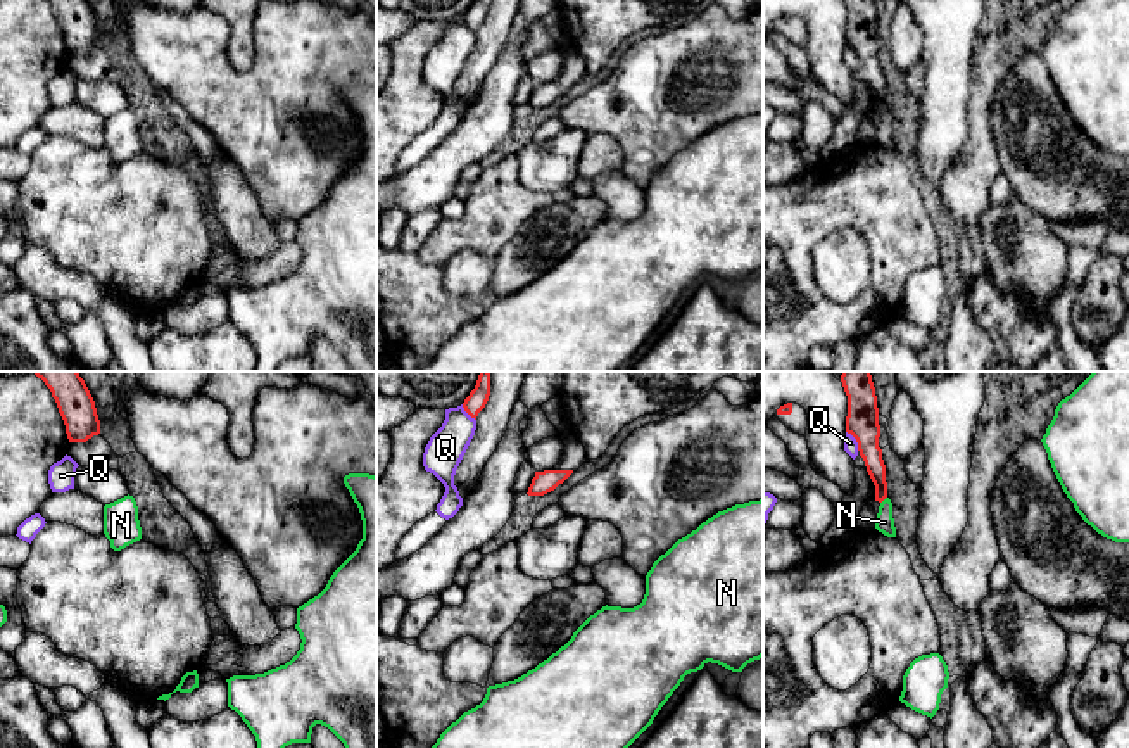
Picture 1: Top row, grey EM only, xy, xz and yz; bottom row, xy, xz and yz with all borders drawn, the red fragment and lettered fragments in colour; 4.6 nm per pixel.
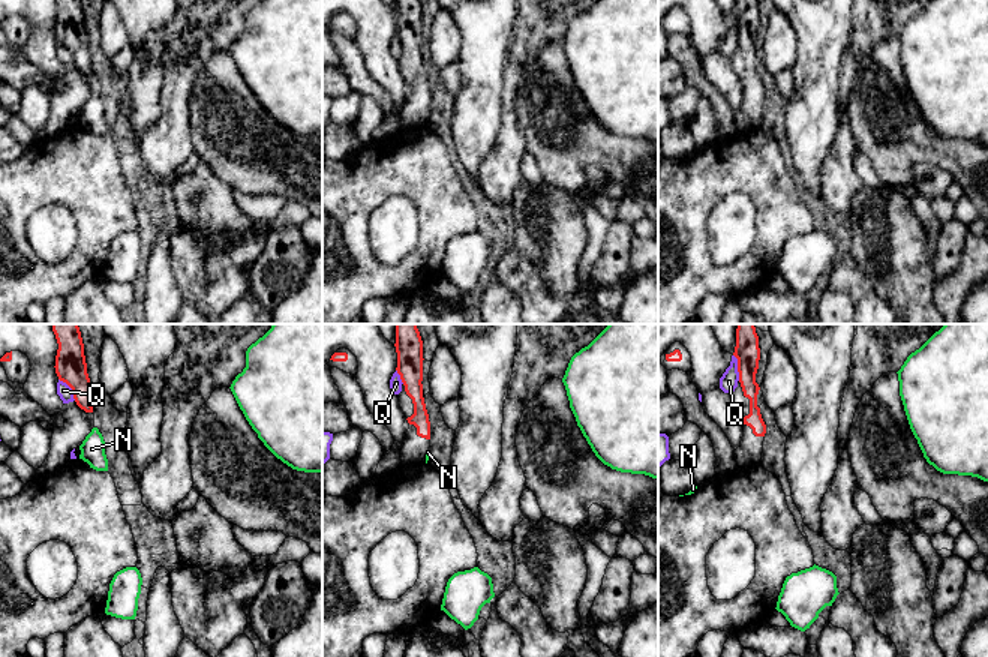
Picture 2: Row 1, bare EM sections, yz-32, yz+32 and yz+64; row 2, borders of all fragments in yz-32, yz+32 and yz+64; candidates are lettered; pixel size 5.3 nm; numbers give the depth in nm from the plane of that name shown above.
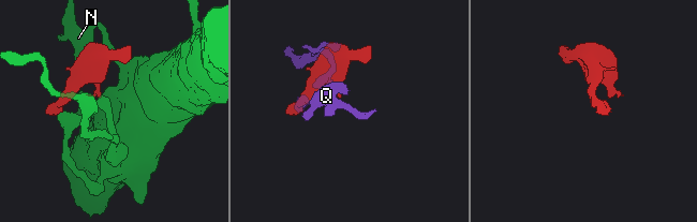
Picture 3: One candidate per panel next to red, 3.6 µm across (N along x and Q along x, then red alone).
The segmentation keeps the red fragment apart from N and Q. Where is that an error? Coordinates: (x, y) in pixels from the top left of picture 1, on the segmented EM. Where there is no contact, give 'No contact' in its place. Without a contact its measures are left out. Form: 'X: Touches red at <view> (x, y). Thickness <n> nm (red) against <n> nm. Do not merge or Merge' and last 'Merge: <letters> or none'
N: Touches red at yz (884, 498). Thickness 100 nm (red) against 90 nm. Do not merge
Q: Touches red at yz (857, 441). Thickness 160 nm (red) against 60 nm. Do not merge
Merge: none

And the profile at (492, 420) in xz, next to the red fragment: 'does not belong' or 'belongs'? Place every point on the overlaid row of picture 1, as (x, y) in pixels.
does not belong

